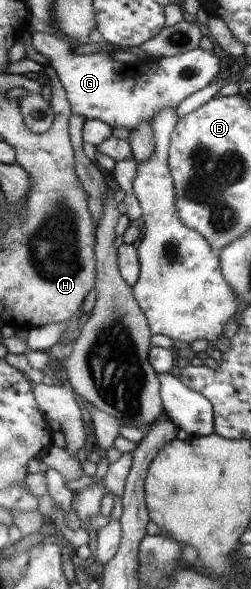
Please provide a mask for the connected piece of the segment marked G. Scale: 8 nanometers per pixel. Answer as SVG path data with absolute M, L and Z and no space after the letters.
M30 32L33 49L43 57L49 59L49 69L55 72L64 95L67 96L69 111L79 114L85 119L98 119L112 128L123 127L128 131L133 130L139 122L147 122L151 125L151 118L157 110L163 108L175 108L177 104L198 89L203 89L211 81L216 80L215 75L219 71L219 59L212 51L203 51L200 48L185 53L155 59L135 60L133 63L113 62L110 54L105 52L87 53L87 55L75 55L72 47L64 43L57 36L49 36L47 33Z

